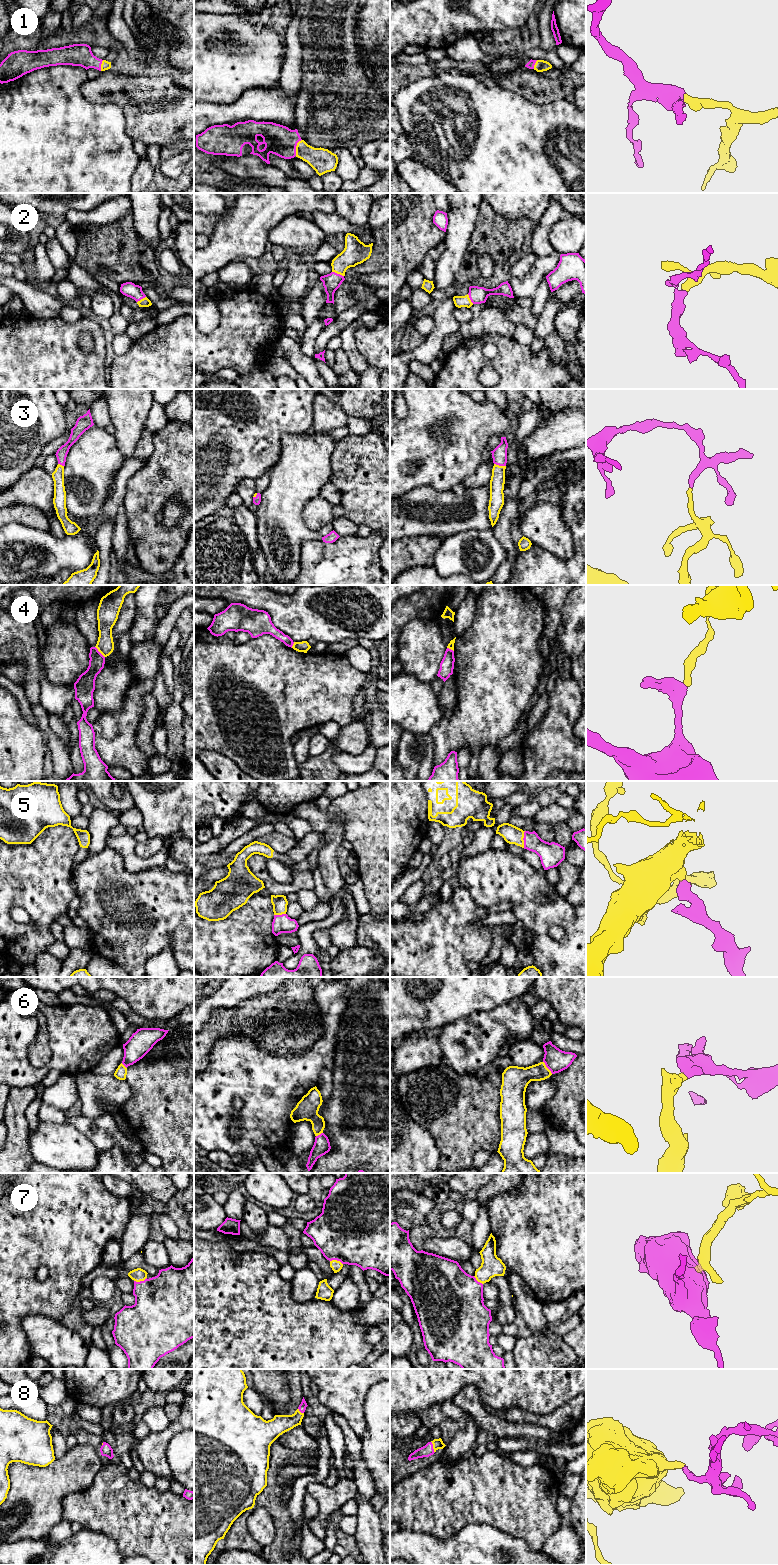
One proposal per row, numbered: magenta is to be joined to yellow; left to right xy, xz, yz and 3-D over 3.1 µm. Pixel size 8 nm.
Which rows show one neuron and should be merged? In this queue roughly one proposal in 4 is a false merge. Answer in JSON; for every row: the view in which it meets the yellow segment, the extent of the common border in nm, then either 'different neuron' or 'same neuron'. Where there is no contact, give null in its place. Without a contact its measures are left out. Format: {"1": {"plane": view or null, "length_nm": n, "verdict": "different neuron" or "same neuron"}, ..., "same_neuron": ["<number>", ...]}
{"1": {"plane": "xz", "length_nm": 140, "verdict": "same neuron"}, "2": {"plane": "xz", "length_nm": 100, "verdict": "same neuron"}, "3": {"plane": "yz", "length_nm": 100, "verdict": "same neuron"}, "4": {"plane": "xy", "length_nm": 120, "verdict": "different neuron"}, "5": {"plane": "yz", "length_nm": 140, "verdict": "same neuron"}, "6": {"plane": "yz", "length_nm": 130, "verdict": "same neuron"}, "7": {"plane": "xy", "length_nm": 110, "verdict": "same neuron"}, "8": {"plane": "yz", "length_nm": 100, "verdict": "same neuron"}, "same_neuron": ["1", "2", "3", "5", "6", "7", "8"]}

